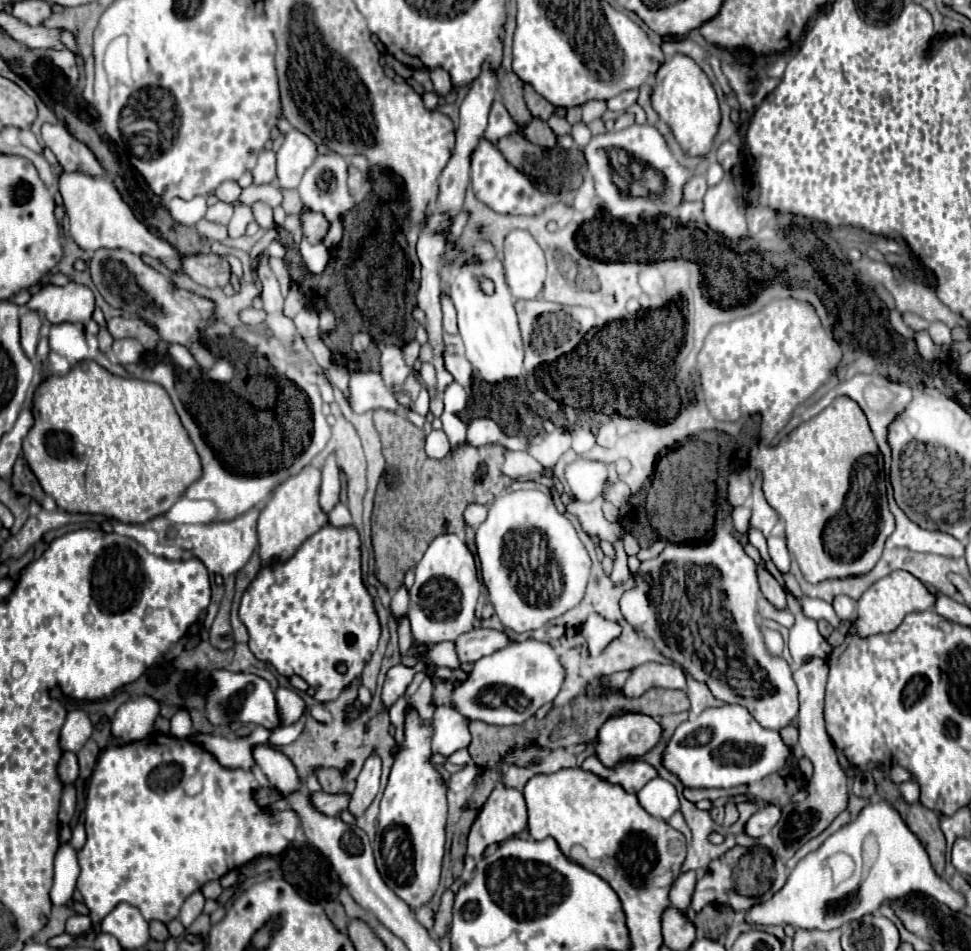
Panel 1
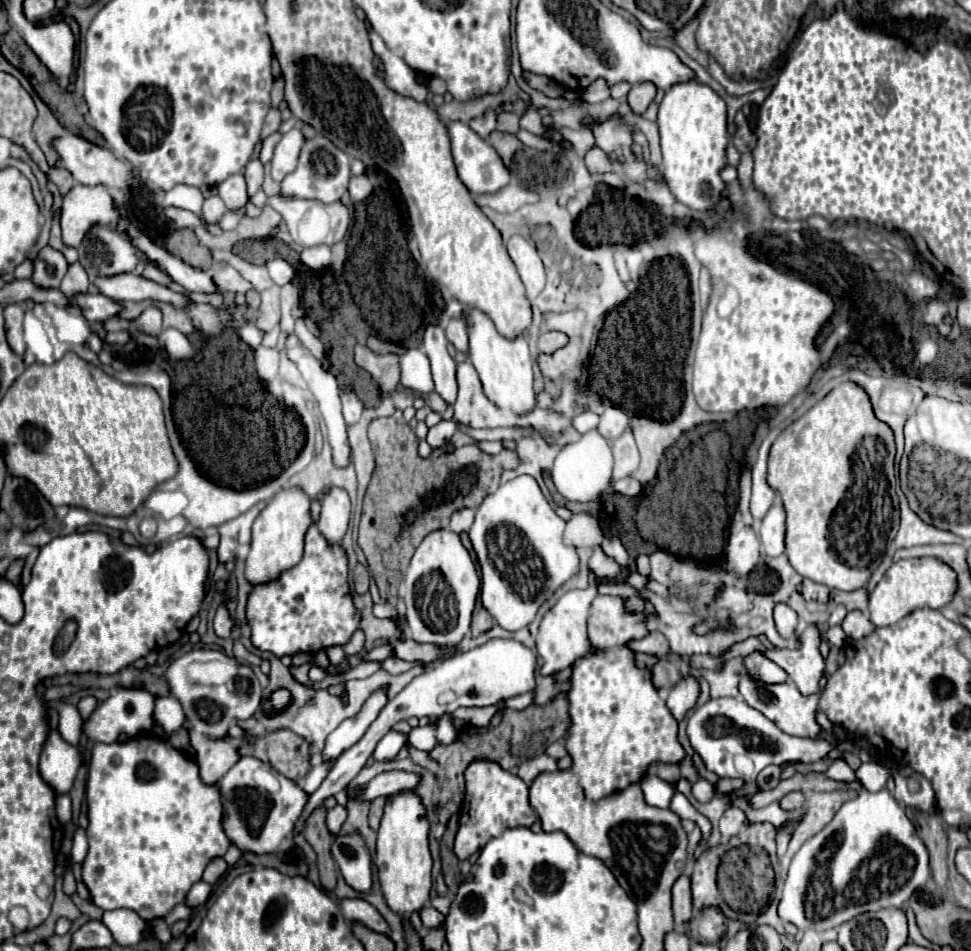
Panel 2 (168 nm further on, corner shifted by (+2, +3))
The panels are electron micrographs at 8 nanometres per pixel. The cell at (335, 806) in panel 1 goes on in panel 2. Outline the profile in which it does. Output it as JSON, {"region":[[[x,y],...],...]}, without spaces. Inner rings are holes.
{"region":[[[241,757],[219,781],[219,793],[225,809],[223,829],[227,839],[241,851],[253,853],[277,851],[281,841],[295,827],[307,801],[307,793],[297,783],[285,779],[285,775],[255,757]]]}

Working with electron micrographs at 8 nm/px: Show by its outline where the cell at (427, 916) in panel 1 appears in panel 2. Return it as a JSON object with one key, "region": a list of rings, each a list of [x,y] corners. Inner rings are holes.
{"region":[[[423,907],[421,911],[421,921],[427,929],[435,929],[435,927],[441,927],[445,923],[445,915],[439,913],[437,909],[433,907]]]}

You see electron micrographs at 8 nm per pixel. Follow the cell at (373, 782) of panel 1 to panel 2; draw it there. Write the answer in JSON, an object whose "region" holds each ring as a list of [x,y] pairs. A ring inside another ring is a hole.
{"region":[[[333,807],[333,809],[327,811],[325,823],[327,823],[327,829],[329,829],[331,835],[337,835],[337,831],[341,829],[345,817],[347,817],[347,809],[345,807]]]}

